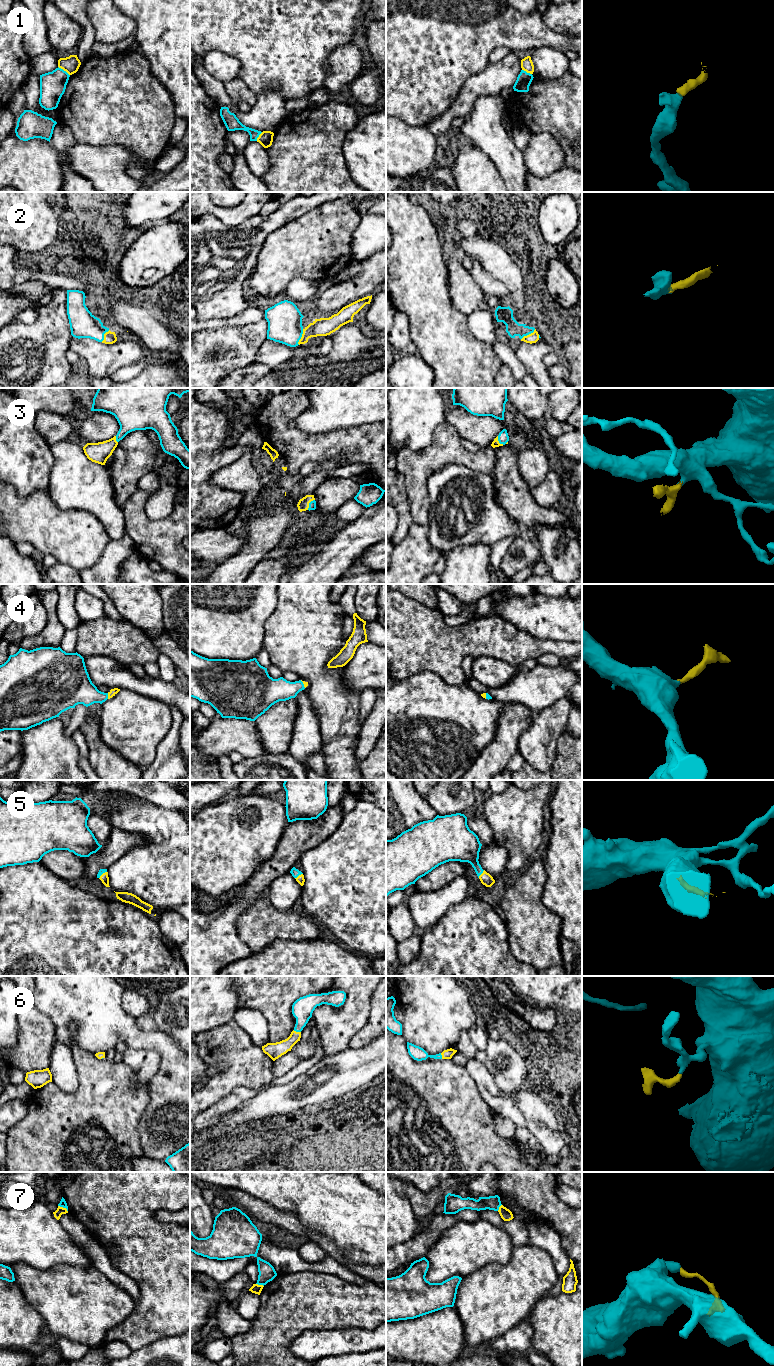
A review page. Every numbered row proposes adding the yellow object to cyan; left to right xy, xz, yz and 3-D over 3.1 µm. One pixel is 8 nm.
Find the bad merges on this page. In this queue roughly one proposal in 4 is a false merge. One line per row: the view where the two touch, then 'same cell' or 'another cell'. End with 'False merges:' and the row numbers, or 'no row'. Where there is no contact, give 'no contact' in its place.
1: contact in xy; another cell
2: contact in xz; same cell
3: contact in xz; same cell
4: contact in xy; same cell
5: contact in xz; same cell
6: contact in xz; same cell
7: contact in xy; another cell
False merges: 1, 7

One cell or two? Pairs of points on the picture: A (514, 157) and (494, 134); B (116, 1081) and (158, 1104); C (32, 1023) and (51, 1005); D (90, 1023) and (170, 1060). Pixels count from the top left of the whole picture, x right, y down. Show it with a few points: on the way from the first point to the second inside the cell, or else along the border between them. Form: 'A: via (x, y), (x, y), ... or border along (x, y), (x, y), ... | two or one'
A: via (508, 152), (496, 140) | one
B: border along (148, 1085), (149, 1104), (139, 1121) | two
C: border along (37, 1008), (53, 1023), (54, 1033) | two
D: via (111, 1024), (123, 1027), (136, 1038), (153, 1040) | one

